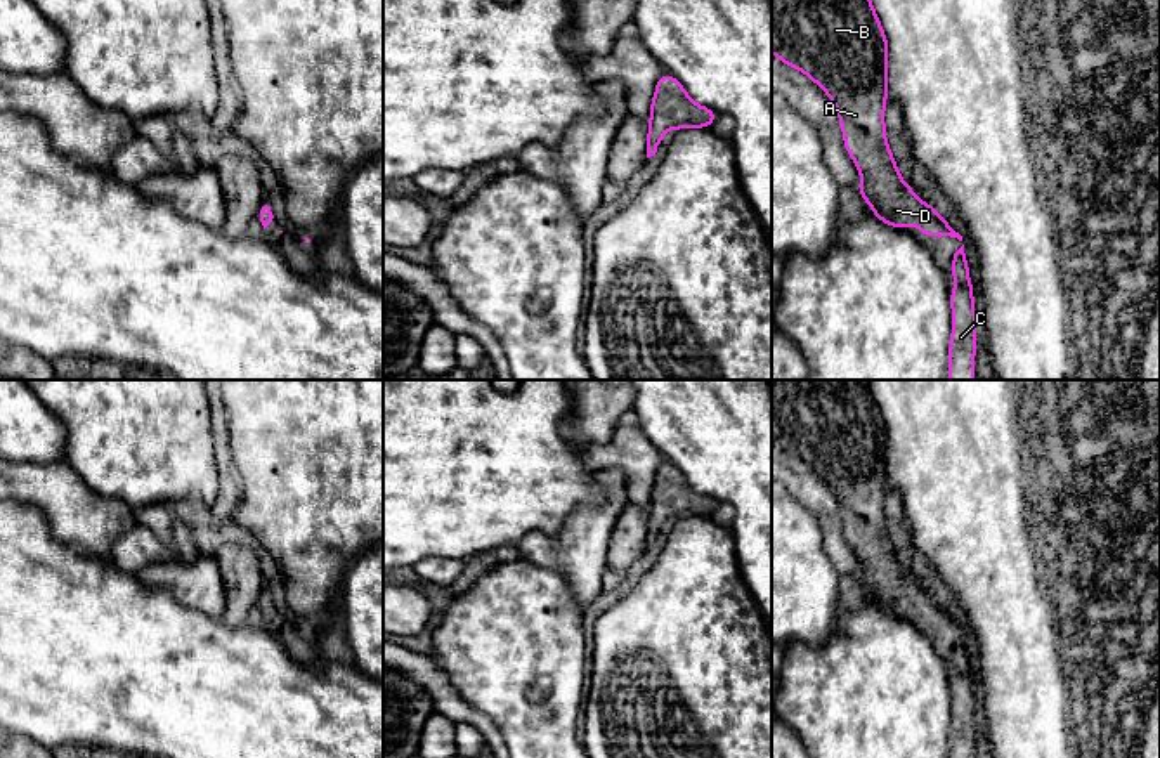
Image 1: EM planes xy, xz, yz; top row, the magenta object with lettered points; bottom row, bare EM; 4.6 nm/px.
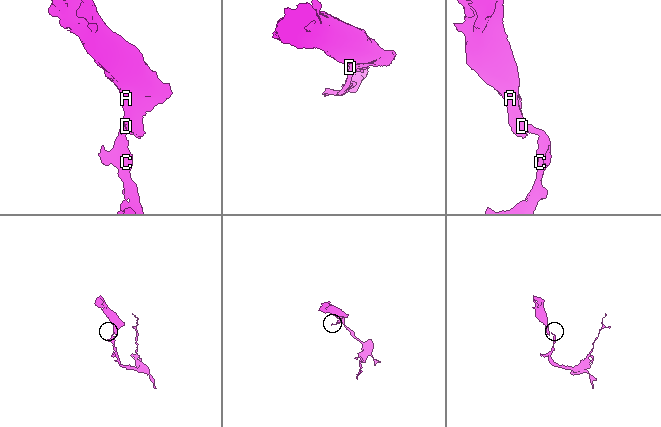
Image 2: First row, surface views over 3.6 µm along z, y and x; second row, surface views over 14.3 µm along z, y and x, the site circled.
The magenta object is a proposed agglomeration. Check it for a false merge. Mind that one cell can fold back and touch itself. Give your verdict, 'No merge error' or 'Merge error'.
No merge error

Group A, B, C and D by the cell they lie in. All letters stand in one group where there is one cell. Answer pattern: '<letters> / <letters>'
A B C D

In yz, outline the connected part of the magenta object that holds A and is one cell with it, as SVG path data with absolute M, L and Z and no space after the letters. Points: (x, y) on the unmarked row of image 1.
M772 380L772 441L831 486L839 503L844 538L862 564L857 578L876 600L872 605L896 618L907 618L914 609L921 624L962 630L952 612L903 571L886 531L888 428L867 380Z

